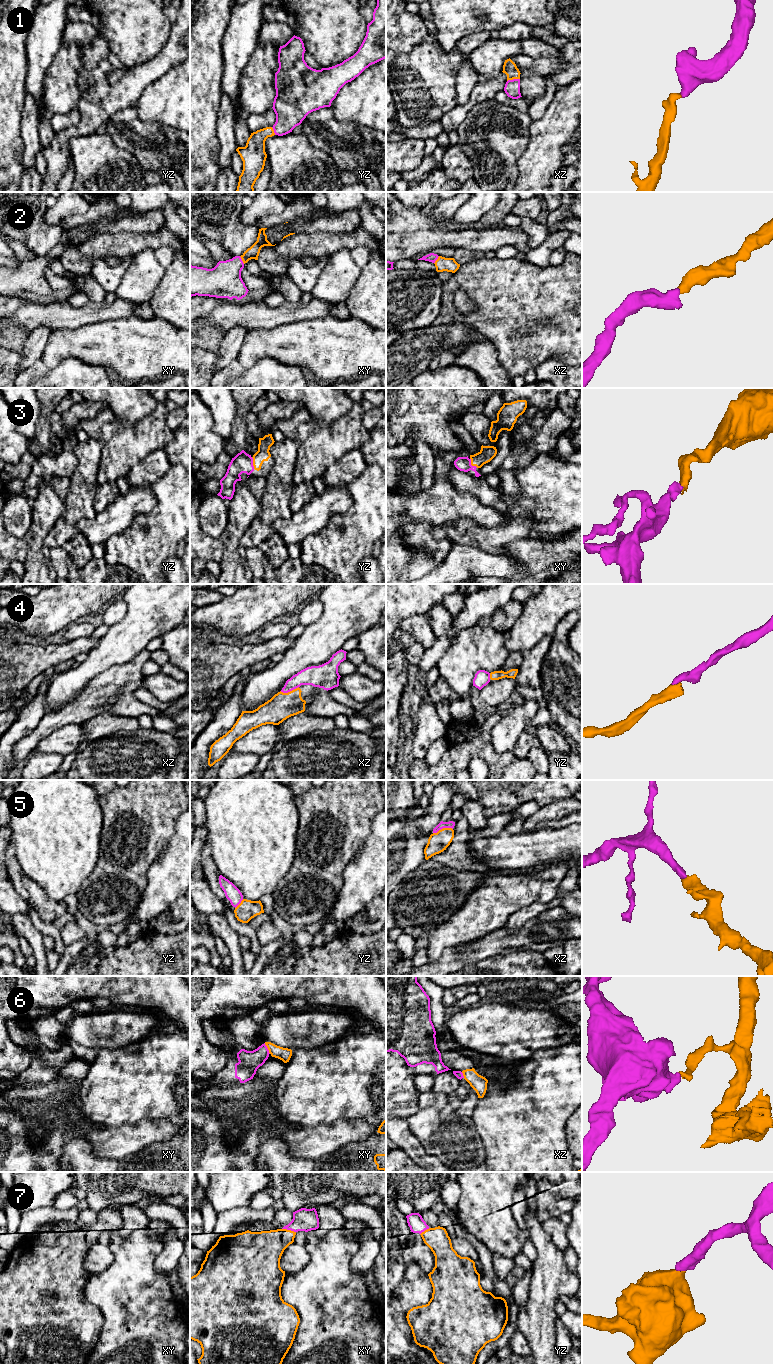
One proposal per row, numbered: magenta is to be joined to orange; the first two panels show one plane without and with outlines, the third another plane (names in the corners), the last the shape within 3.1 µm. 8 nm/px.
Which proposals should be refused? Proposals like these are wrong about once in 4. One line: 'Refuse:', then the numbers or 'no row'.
Refuse: 6

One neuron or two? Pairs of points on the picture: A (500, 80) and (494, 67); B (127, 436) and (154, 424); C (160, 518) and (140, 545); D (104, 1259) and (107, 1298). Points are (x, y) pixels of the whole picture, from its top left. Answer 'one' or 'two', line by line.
A: two
B: one
C: one
D: two

